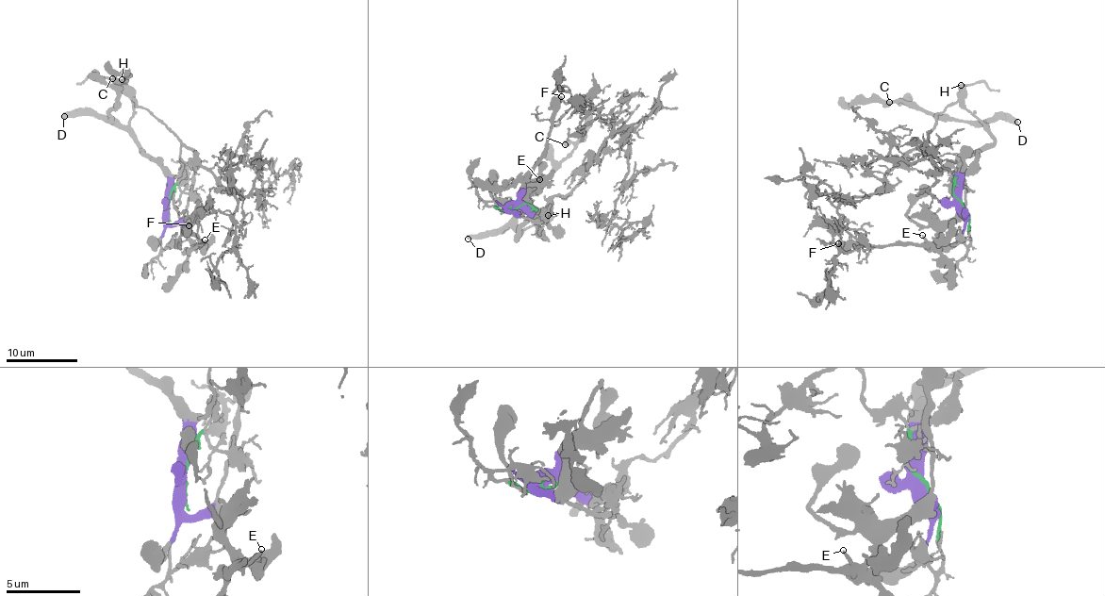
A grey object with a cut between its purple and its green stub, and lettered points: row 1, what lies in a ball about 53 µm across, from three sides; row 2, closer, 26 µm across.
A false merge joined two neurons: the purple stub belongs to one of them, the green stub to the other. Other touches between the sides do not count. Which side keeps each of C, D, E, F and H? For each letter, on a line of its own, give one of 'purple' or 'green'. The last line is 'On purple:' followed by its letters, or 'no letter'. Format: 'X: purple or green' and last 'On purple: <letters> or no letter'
C: purple
D: purple
E: purple
F: purple
H: purple
On purple: C, D, E, F, H

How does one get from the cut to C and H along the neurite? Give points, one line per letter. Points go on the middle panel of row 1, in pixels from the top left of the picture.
C: (516, 206), (534, 213), (520, 223), (518, 240), (516, 211), (574, 147), (570, 142), (565, 143)
H: (516, 206), (534, 213), (520, 223), (516, 240), (519, 240), (524, 231), (542, 219), (552, 220), (548, 216)

